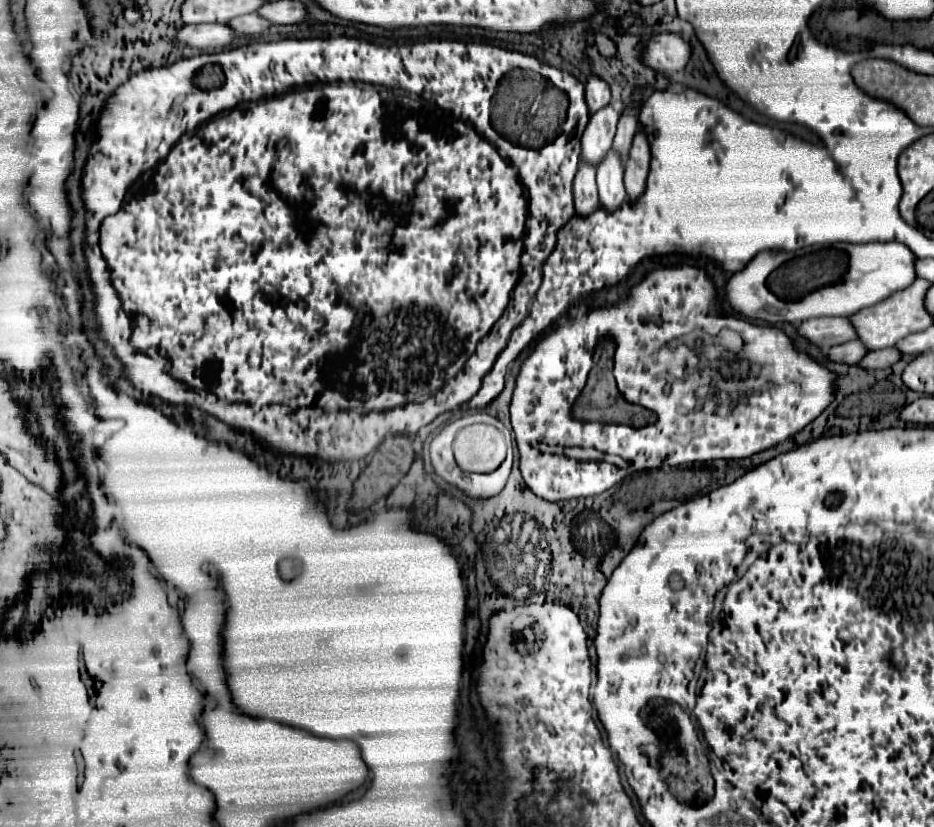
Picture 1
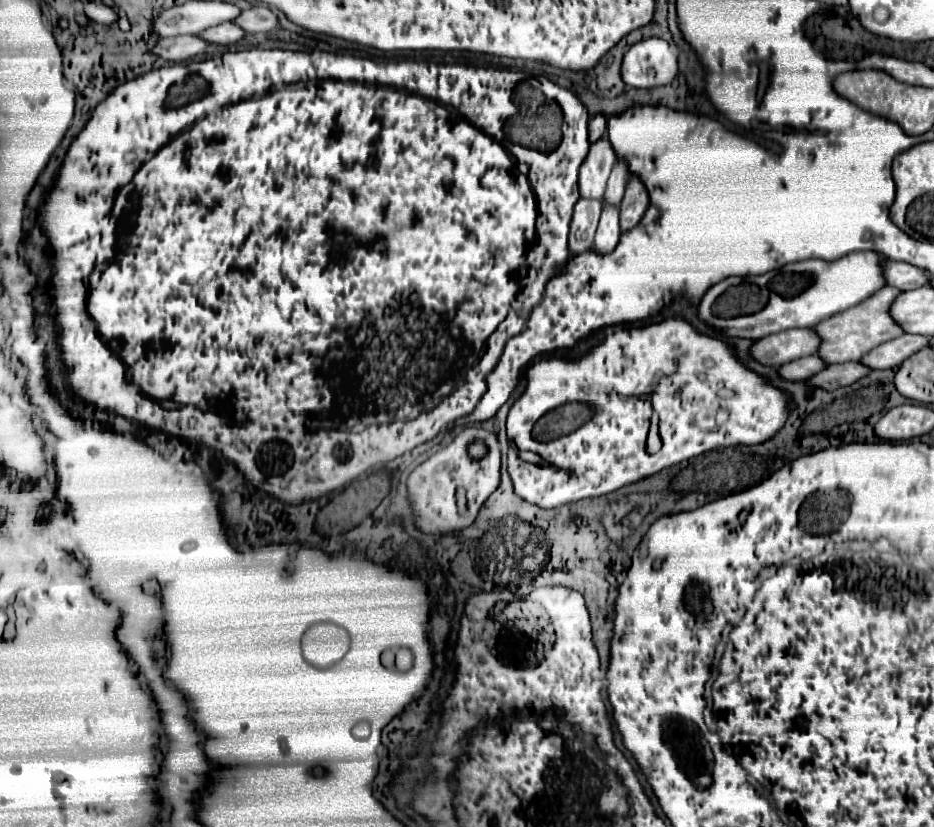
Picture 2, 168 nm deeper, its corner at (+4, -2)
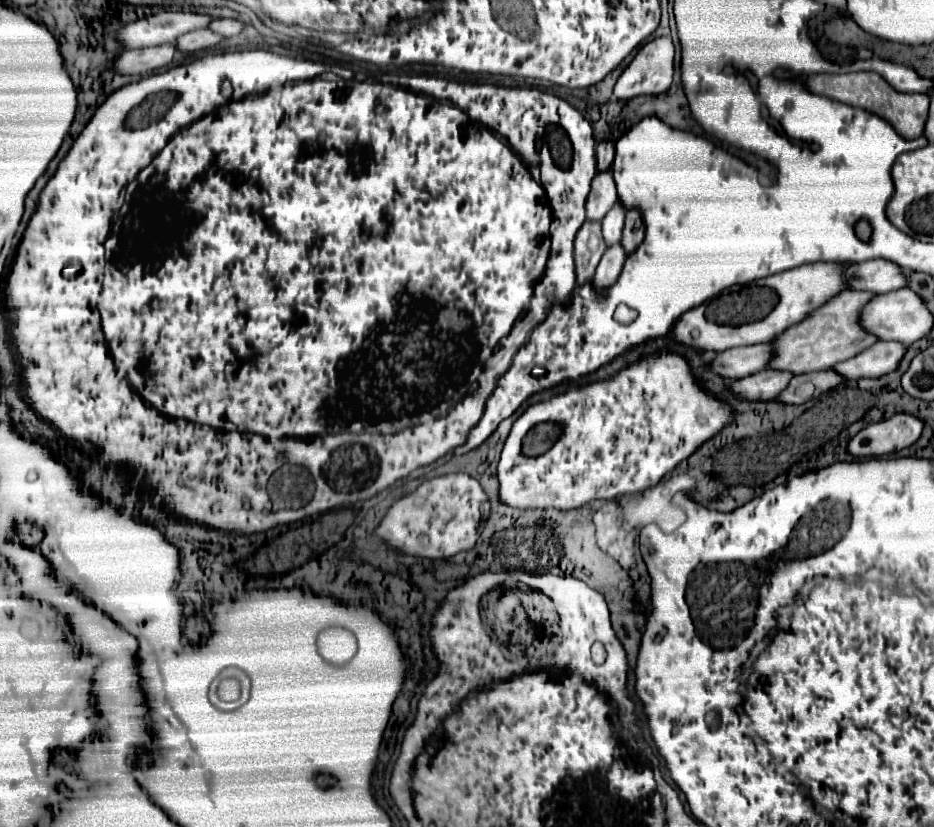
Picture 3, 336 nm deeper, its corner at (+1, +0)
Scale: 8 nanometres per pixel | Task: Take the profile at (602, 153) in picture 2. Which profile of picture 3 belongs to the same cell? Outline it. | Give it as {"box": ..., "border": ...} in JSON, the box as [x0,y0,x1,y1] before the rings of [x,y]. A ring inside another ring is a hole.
{"box":[586,172,616,222],"border":[[[604,172],[604,176],[596,174],[592,180],[592,190],[586,200],[586,220],[590,222],[602,222],[602,218],[608,214],[608,210],[616,204],[616,186],[612,184],[612,174]]]}

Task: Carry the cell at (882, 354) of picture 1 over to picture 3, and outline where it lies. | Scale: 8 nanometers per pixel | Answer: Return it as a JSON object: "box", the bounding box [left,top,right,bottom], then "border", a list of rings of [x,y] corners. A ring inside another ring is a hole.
{"box":[776,370,844,406],"border":[[[824,370],[824,372],[812,372],[812,374],[800,374],[794,376],[788,384],[788,388],[784,388],[776,400],[780,404],[790,404],[790,406],[798,406],[804,404],[812,398],[818,398],[820,394],[836,388],[838,384],[842,384],[844,378],[838,376],[834,370]]]}

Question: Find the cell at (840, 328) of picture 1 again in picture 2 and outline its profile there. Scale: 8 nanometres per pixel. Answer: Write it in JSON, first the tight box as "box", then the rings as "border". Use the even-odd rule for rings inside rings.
{"box":[751,328,821,366],"border":[[[791,328],[757,340],[751,348],[755,360],[769,366],[781,366],[791,360],[817,354],[821,338],[813,328]]]}

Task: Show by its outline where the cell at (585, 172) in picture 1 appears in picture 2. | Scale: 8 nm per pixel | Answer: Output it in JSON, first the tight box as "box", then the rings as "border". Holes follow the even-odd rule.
{"box":[569,198,601,254],"border":[[[579,198],[573,210],[571,220],[571,232],[569,232],[569,252],[581,254],[589,248],[593,248],[593,234],[599,222],[601,214],[601,202],[591,198]]]}

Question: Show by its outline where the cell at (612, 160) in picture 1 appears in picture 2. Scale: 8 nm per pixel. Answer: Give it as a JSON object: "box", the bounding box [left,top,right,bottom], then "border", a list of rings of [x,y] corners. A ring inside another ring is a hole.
{"box":[595,200,621,254],"border":[[[601,200],[601,202],[603,202],[603,210],[601,210],[601,220],[595,232],[595,250],[605,254],[613,250],[613,246],[617,246],[621,228],[619,228],[619,208],[609,204],[607,200]]]}

